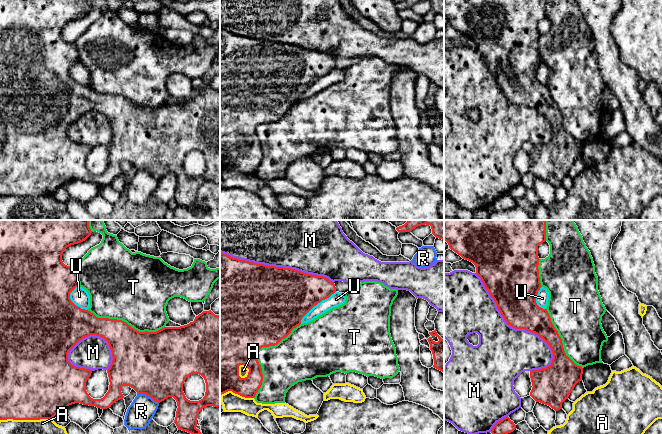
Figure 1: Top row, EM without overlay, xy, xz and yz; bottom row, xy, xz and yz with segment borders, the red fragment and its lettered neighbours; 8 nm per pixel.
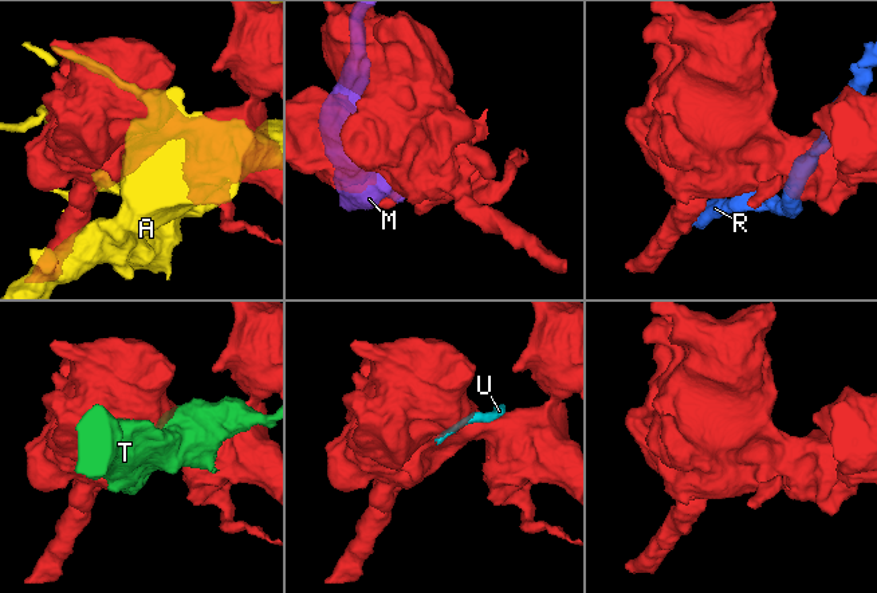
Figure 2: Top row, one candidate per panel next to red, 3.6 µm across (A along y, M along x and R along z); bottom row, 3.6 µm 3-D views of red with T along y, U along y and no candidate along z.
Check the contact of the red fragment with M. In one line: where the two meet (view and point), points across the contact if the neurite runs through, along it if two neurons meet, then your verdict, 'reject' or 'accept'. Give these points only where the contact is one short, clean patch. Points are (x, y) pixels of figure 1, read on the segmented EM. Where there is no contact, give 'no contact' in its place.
contact yz (513, 327); reject

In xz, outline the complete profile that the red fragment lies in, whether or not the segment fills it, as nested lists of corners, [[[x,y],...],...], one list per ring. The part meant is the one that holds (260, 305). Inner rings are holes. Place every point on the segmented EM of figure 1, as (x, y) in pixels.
[[[220,252],[220,394],[232,391],[245,398],[254,398],[263,381],[256,352],[262,347],[277,345],[301,324],[302,318],[314,306],[335,292],[334,282],[326,277],[239,260]],[[240,365],[249,369],[245,378],[239,376]]]

